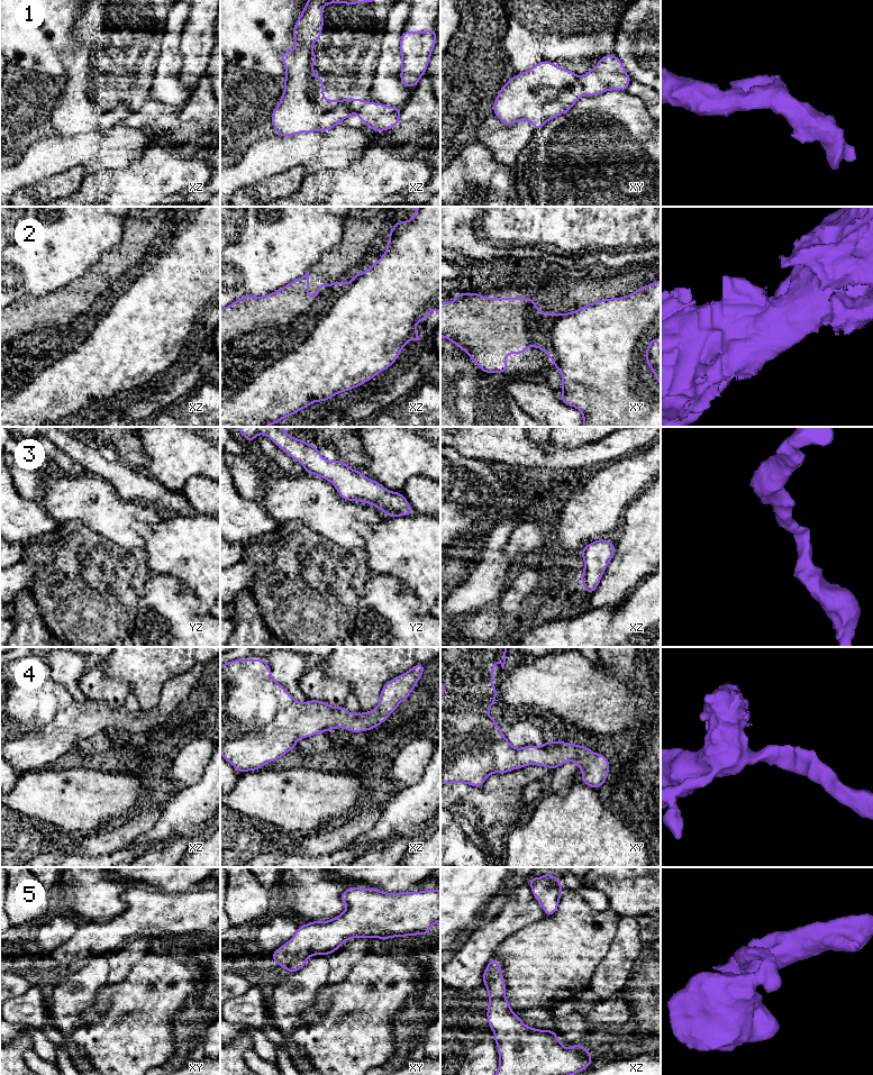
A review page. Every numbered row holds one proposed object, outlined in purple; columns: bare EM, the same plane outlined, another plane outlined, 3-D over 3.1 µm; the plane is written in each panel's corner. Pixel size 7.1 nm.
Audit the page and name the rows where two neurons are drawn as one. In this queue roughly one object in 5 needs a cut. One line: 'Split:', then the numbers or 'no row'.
Split: 1, 2

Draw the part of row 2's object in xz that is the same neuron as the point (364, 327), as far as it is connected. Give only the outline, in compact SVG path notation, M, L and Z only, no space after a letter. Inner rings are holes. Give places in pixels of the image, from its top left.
M417 207L413 218L394 222L383 256L364 273L355 273L351 282L340 283L338 293L325 299L325 309L309 317L310 332L297 347L270 363L253 381L235 385L234 395L220 402L220 427L273 426L312 402L361 386L390 367L408 341L420 340L415 325L433 309L440 316L440 207Z

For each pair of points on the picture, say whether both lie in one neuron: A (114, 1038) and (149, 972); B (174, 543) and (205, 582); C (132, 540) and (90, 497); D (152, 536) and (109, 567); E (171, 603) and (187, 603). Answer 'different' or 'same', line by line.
A: same
B: same
C: same
D: different
E: same

